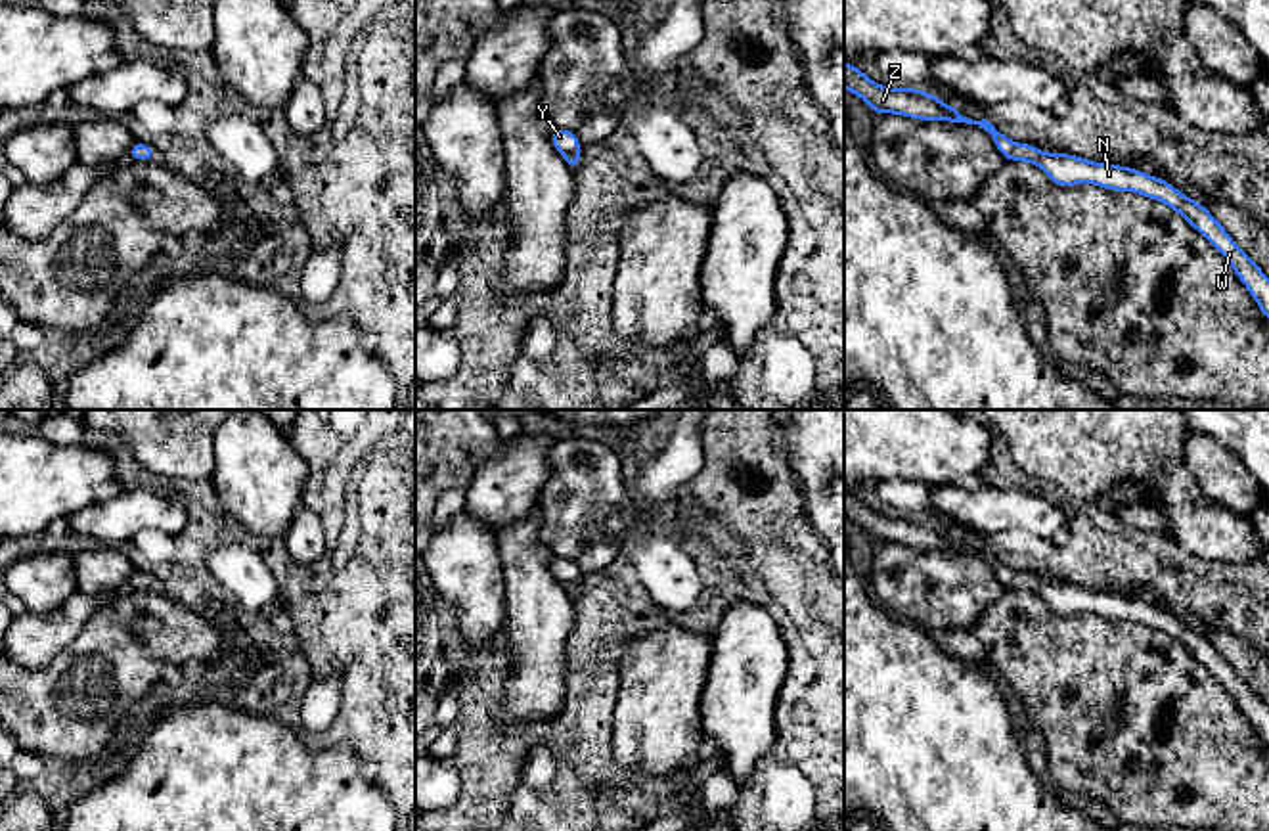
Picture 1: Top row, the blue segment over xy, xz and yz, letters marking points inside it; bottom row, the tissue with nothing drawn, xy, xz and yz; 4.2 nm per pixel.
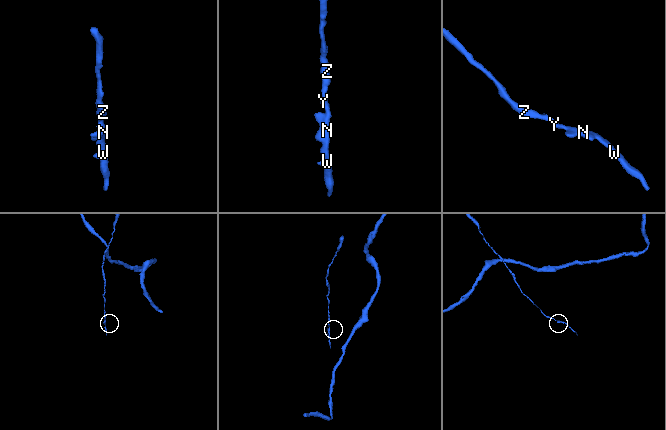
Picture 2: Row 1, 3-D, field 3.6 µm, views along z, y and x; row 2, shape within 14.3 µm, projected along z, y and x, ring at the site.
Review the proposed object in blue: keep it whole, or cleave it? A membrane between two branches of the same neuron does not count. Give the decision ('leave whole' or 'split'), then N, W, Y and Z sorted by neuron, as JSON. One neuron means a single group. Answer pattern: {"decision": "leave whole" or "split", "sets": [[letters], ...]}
{"decision": "leave whole", "sets": [["N", "W", "Y", "Z"]]}

